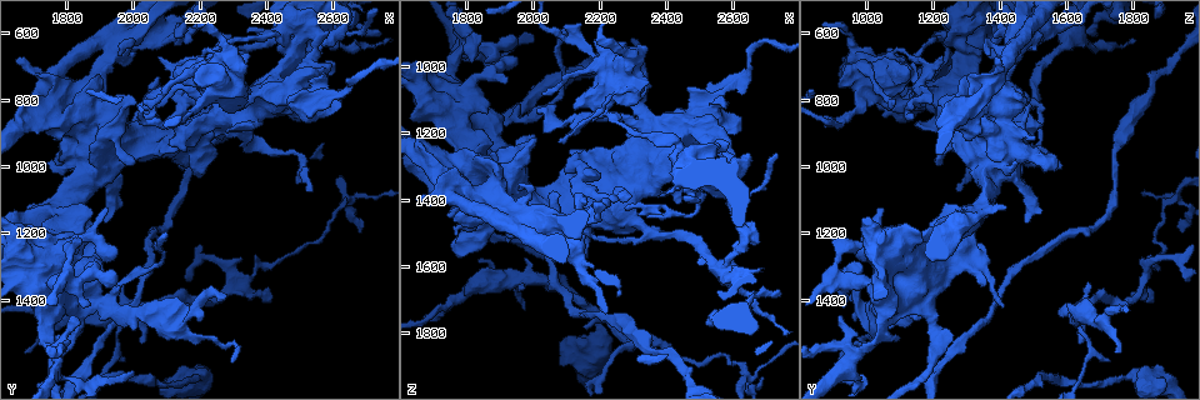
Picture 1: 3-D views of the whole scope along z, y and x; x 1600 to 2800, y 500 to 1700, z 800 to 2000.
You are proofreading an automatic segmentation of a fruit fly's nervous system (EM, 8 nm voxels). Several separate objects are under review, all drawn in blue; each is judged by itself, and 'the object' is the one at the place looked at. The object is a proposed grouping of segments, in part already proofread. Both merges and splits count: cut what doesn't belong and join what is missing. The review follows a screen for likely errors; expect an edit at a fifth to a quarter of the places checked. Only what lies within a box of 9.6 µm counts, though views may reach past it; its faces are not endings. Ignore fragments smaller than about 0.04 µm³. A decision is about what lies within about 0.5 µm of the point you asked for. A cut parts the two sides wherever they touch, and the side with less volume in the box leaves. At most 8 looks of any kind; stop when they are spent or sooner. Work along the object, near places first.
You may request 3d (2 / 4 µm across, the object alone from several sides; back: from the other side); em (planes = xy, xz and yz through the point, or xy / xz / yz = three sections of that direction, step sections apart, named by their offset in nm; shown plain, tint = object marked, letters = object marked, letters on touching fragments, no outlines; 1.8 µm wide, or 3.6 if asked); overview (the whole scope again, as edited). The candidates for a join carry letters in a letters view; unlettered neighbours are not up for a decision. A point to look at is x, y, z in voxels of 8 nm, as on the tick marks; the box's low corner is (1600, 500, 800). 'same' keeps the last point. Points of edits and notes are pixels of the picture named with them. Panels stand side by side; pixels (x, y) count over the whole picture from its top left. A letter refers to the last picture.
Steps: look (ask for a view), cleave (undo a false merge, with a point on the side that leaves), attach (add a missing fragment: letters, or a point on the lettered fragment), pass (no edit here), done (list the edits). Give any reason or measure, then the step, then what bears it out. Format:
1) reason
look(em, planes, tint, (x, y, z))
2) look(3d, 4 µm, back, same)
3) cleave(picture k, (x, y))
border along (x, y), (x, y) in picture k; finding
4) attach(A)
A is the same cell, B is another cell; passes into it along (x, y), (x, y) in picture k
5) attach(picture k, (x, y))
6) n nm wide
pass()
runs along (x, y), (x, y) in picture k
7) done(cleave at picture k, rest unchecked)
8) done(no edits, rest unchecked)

look(em, 3.6 µm, xz, step 16, tint, (2640, 1090, 1920))

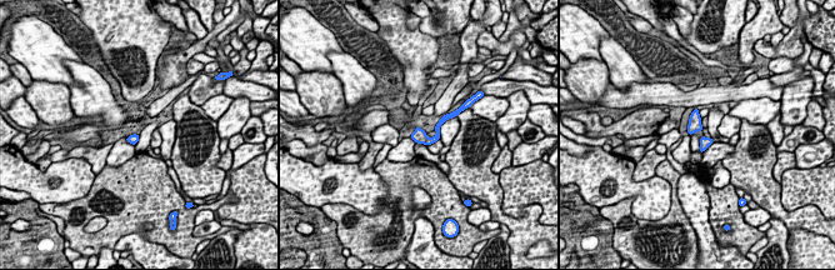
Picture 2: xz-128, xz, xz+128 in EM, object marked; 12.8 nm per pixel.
look(em, 3.6 µm, planes, letters, same)

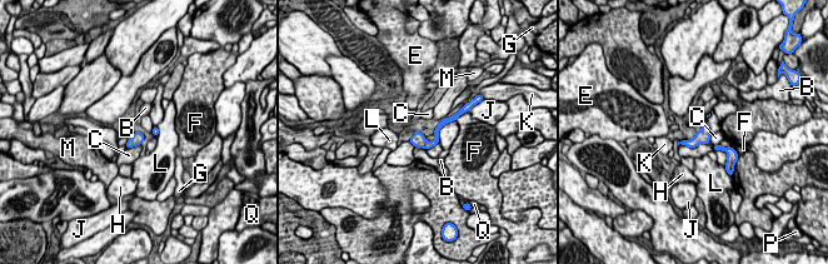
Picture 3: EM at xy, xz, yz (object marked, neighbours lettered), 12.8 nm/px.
160 nm wide
pass()
B, C, E, F, G, H, J, K, L, M, P and Q are other cells; border along (128, 139), (125, 144) in picture 3; all the same neuron

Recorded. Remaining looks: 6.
an open end
look(em, planes, letters, (1680, 1560, 1760))

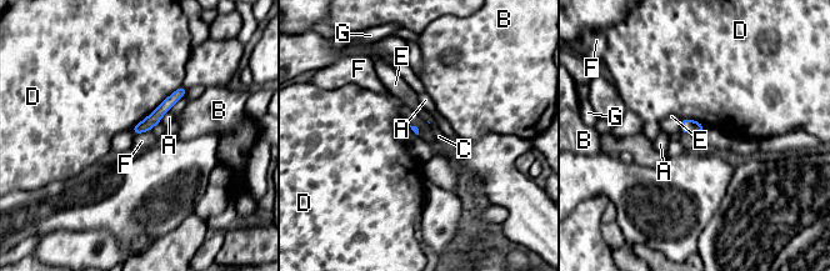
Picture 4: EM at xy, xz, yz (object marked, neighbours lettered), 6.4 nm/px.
D touches over 440 nm
pass()
A, B, C, D, E, F and G are other cells; border along (681, 131), (700, 134) in picture 4; no lettered fragment goes on from it

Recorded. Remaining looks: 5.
an open end
look(3d, 4 µm, (2300, 1580, 910))

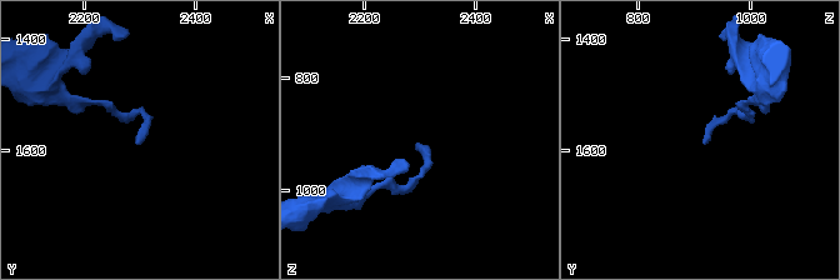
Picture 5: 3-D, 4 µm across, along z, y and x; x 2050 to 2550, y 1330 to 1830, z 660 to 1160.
look(em, xy, step 8, letters, (2300, 1585, 920))

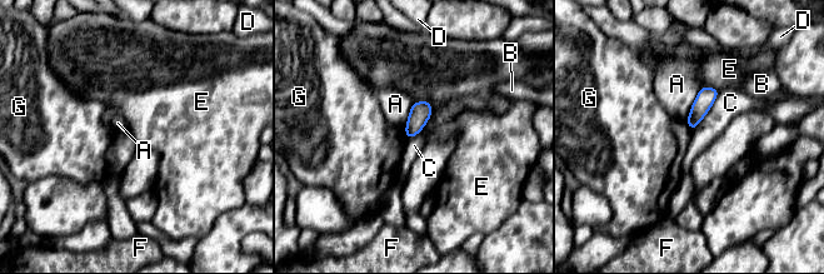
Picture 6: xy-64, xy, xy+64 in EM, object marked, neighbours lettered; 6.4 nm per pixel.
look(em, planes, letters, same)

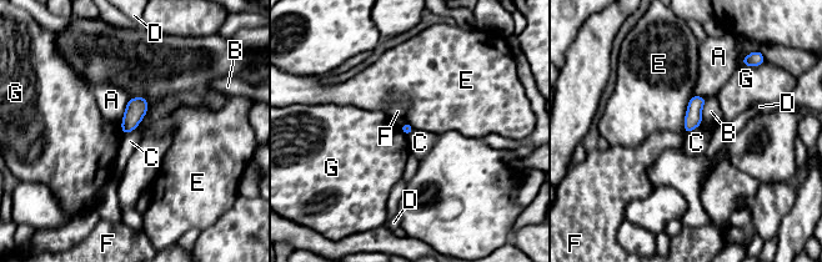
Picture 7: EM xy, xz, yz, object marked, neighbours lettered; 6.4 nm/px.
pass()
A, B, C, D, E, F and G are other cells; border along (702, 120), (686, 134) in picture 7; none of them fits

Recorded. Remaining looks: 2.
done(no edits, rest unchecked)

